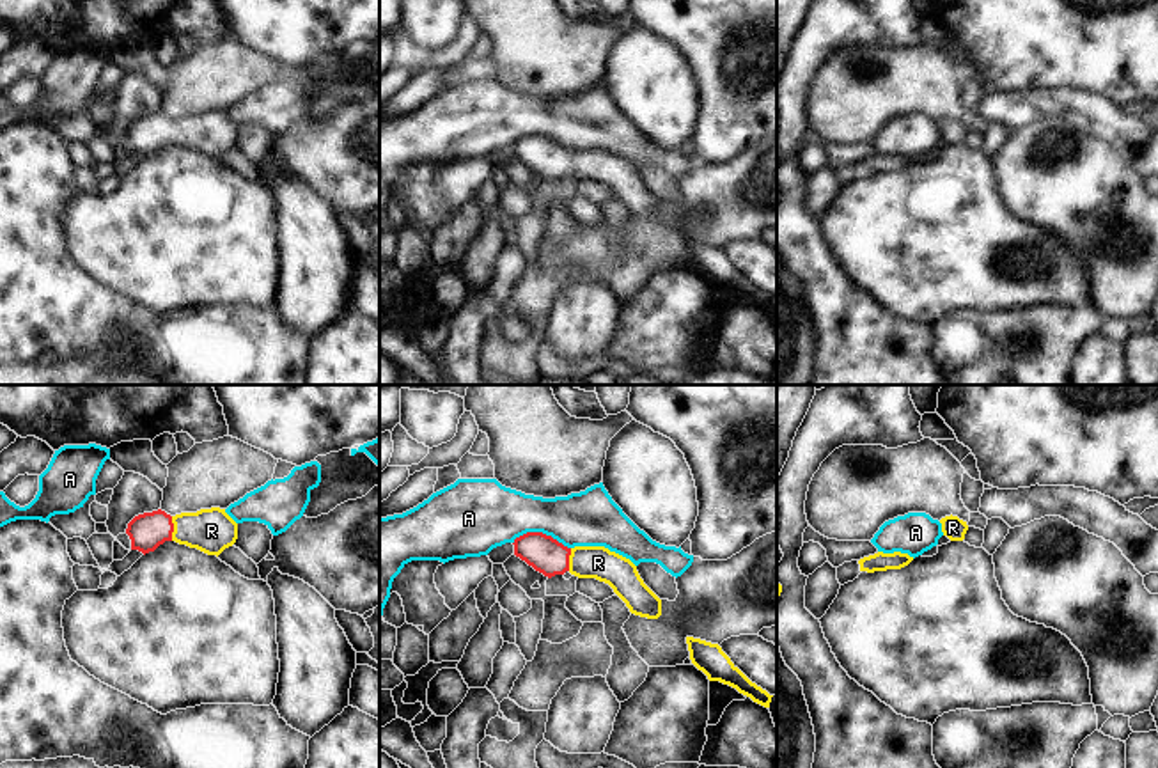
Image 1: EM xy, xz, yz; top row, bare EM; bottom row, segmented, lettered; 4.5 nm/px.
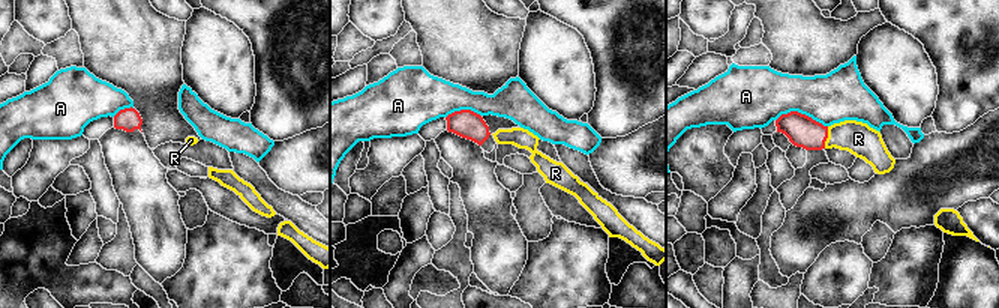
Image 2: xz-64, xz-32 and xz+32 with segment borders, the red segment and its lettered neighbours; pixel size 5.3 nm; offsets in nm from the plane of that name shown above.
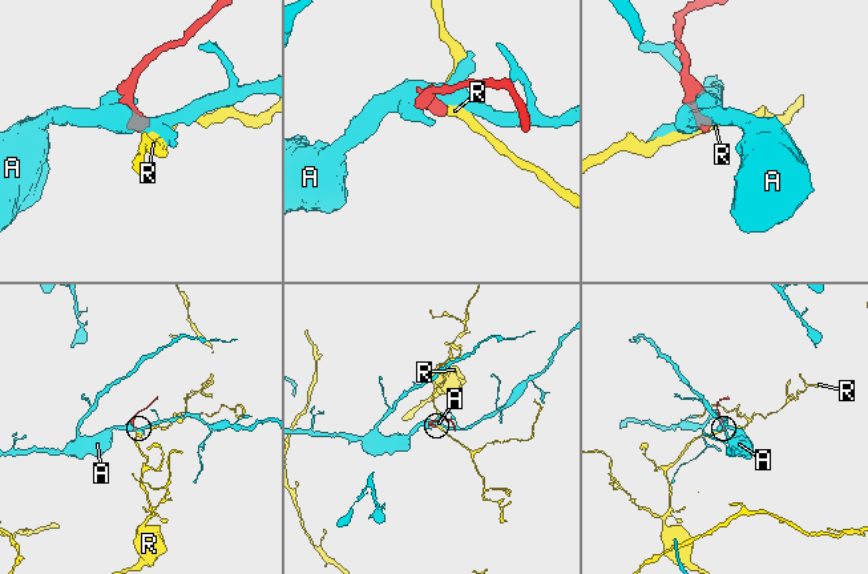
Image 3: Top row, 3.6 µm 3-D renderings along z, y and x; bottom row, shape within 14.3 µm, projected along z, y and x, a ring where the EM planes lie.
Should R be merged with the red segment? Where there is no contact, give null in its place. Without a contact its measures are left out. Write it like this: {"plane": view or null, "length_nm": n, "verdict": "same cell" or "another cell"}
{"plane": "xy", "length_nm": 110, "verdict": "same cell"}

